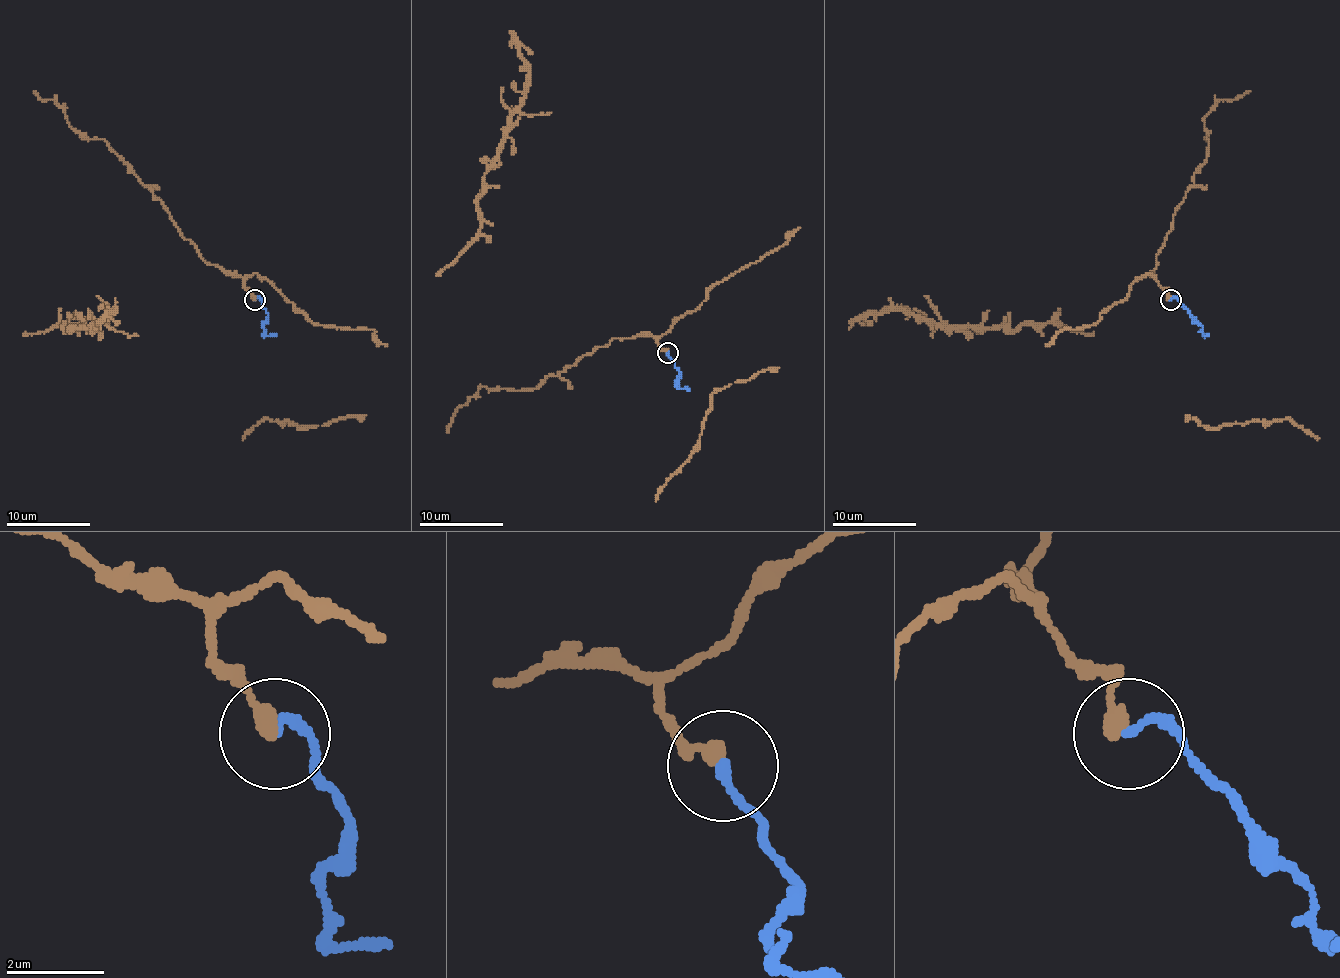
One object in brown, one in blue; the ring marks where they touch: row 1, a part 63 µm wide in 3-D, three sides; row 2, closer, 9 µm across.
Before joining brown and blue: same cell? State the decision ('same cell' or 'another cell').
another cell

